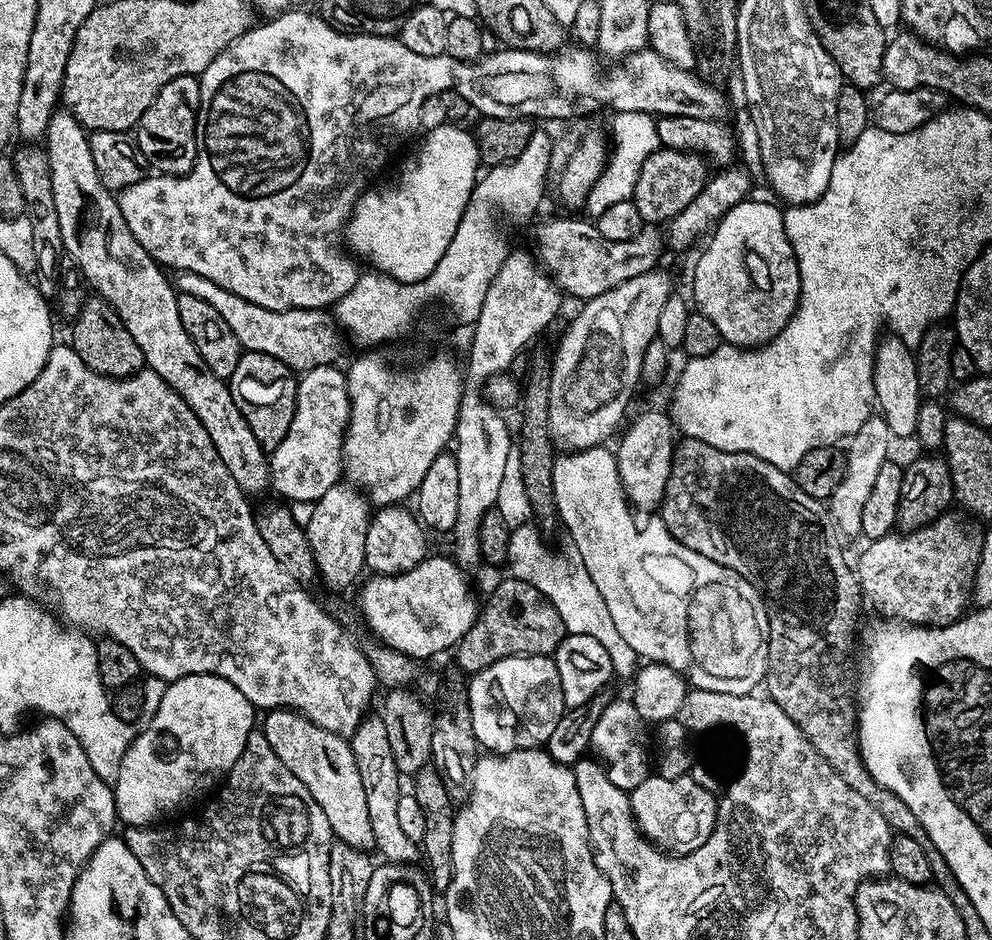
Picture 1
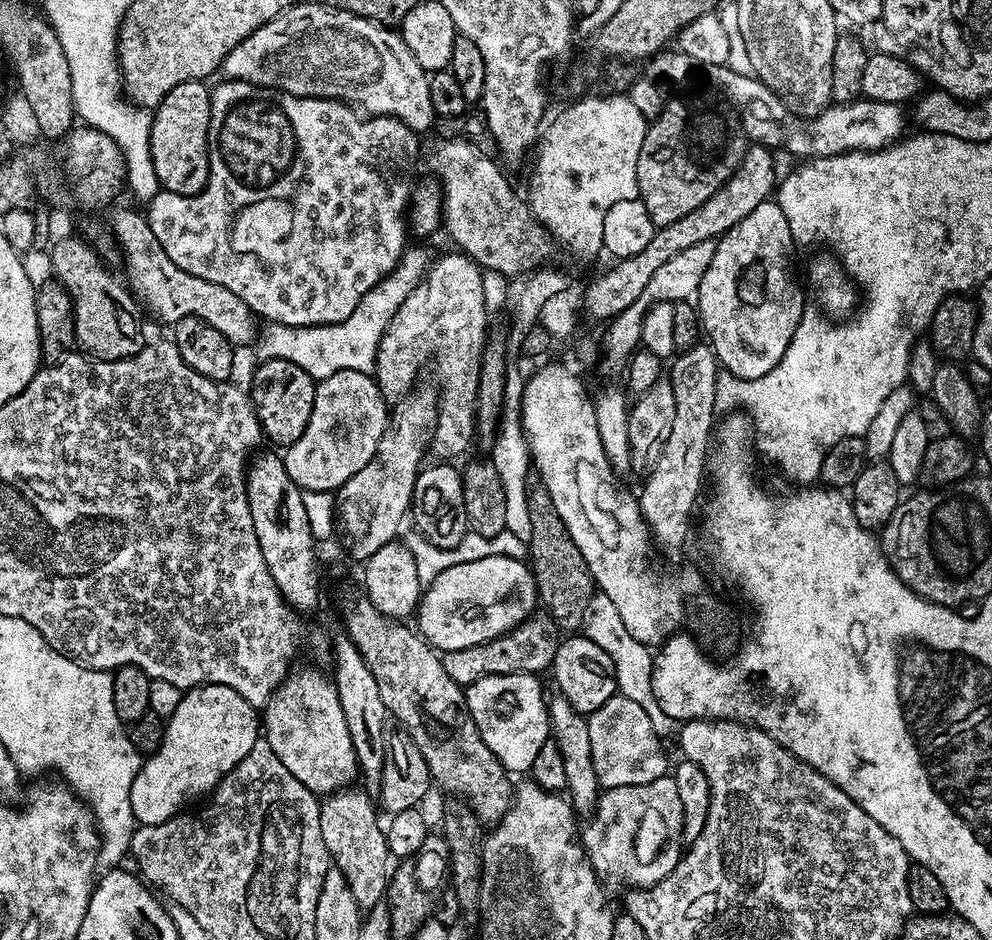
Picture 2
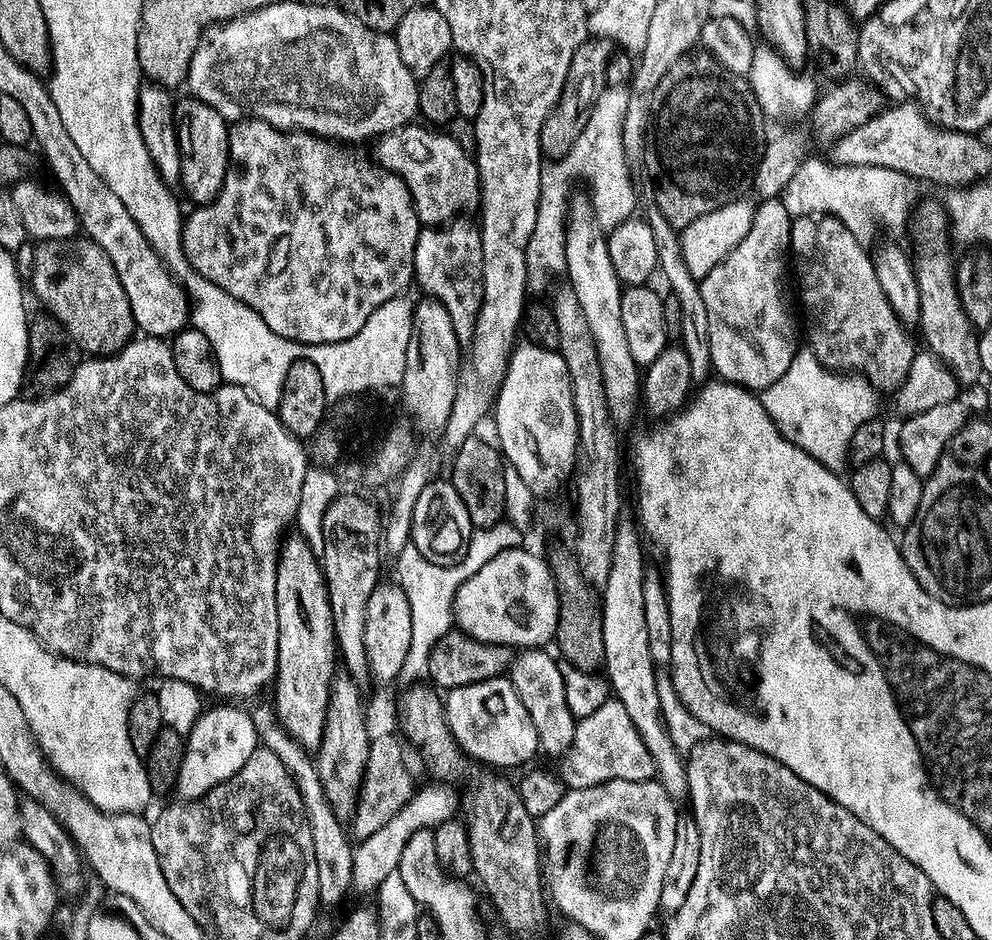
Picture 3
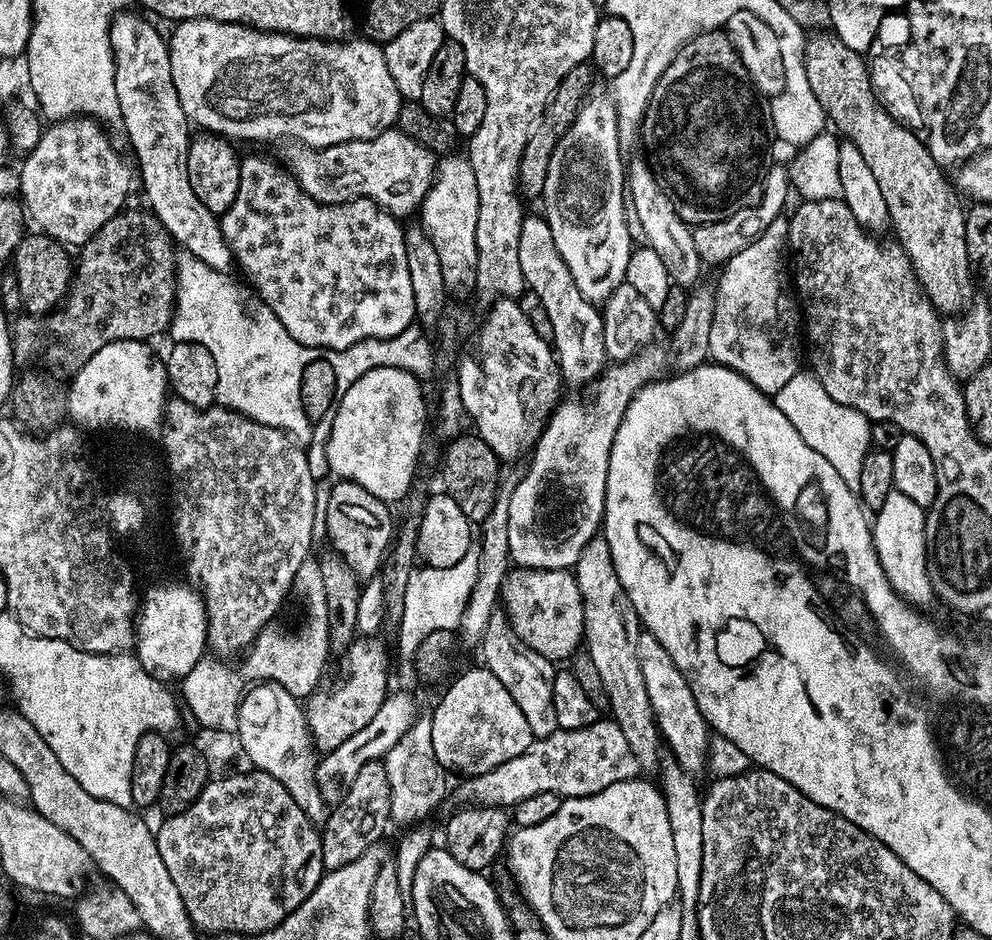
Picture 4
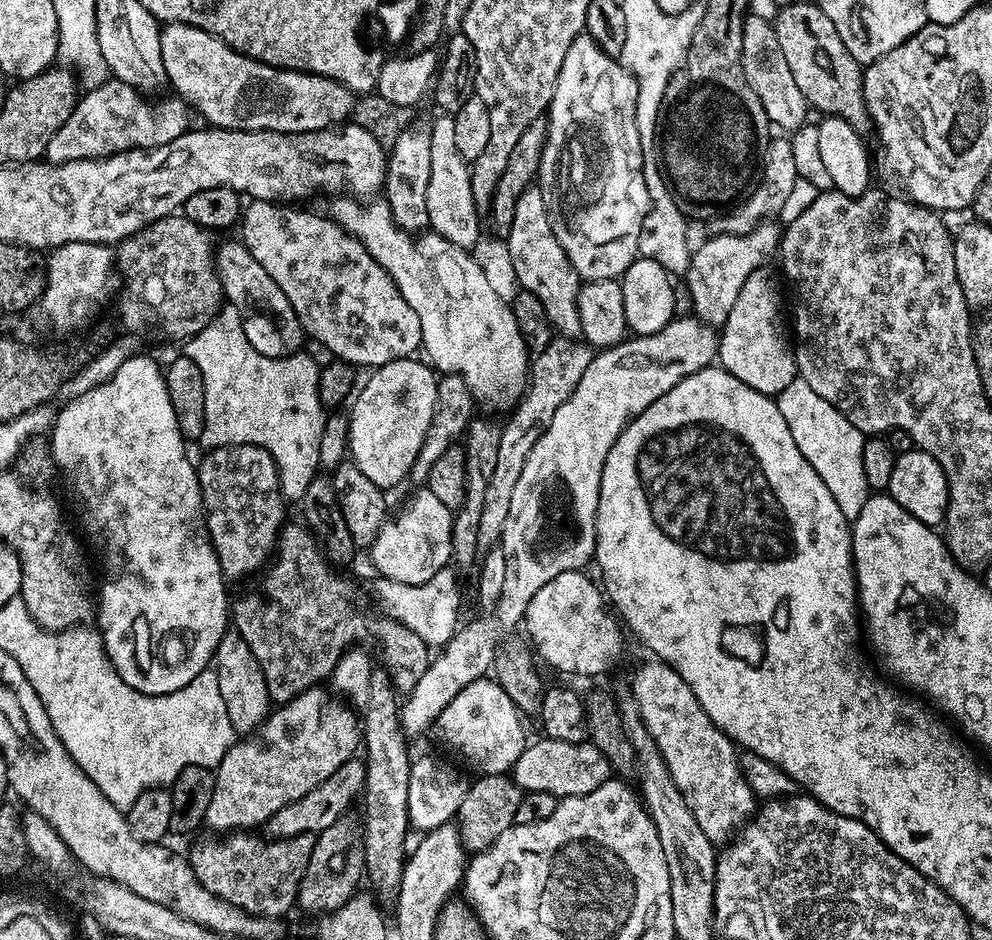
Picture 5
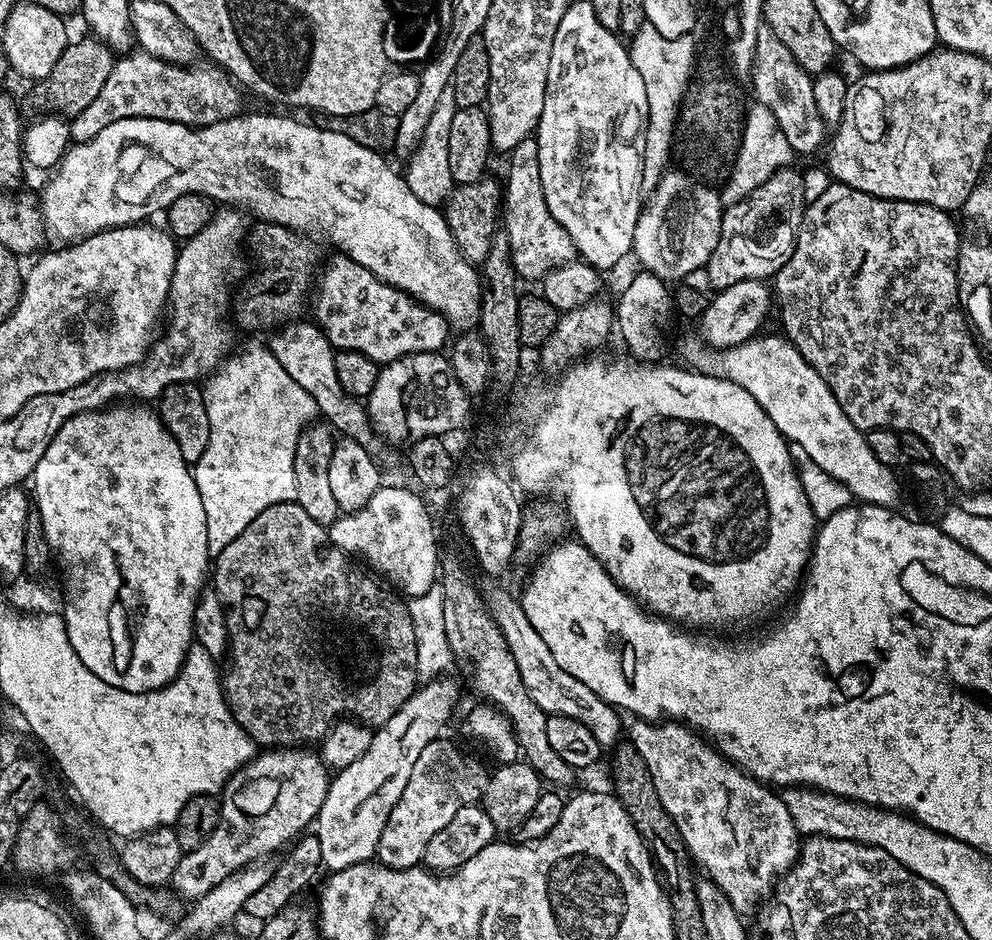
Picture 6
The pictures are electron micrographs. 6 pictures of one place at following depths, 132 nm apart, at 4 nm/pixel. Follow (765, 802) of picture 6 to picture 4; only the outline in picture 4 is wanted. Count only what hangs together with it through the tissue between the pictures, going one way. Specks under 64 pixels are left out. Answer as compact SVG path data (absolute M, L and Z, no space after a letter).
M646 630L641 631L638 638L638 666L642 666L642 682L646 682L646 694L650 698L652 717L656 719L656 727L660 729L663 743L685 772L697 774L706 768L706 753L710 729L704 716L698 710L698 702L694 698L688 679L674 666L674 658L666 654L666 646L654 638Z

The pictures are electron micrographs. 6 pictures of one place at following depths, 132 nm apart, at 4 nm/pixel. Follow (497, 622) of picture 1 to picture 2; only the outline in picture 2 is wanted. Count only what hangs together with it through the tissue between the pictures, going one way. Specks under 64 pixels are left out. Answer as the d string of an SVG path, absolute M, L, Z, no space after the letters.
M533 614L509 632L503 632L492 640L482 642L478 646L470 646L462 650L443 653L442 659L446 674L454 678L462 686L478 682L478 678L486 678L494 674L533 674L547 673L554 662L554 654L558 650L562 633L556 623L546 614Z

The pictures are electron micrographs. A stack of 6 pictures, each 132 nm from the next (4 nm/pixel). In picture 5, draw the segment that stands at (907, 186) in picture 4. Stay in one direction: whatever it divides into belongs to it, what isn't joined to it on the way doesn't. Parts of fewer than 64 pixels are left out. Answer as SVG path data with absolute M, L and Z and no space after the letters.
M797 2L777 11L772 29L778 46L794 74L794 83L808 99L809 105L824 116L841 116L857 132L867 133L870 117L864 101L864 78L862 65L852 57L842 42L834 22L815 2Z

